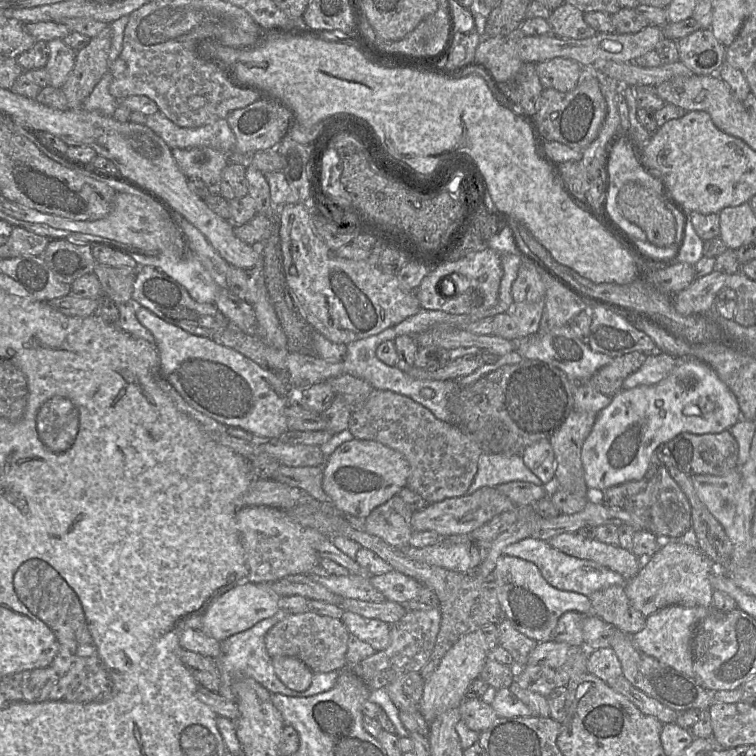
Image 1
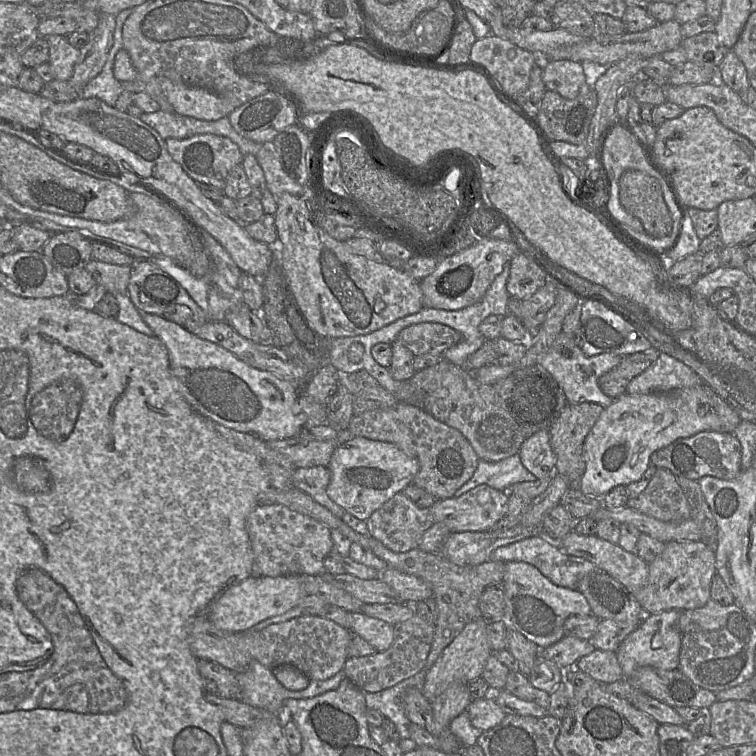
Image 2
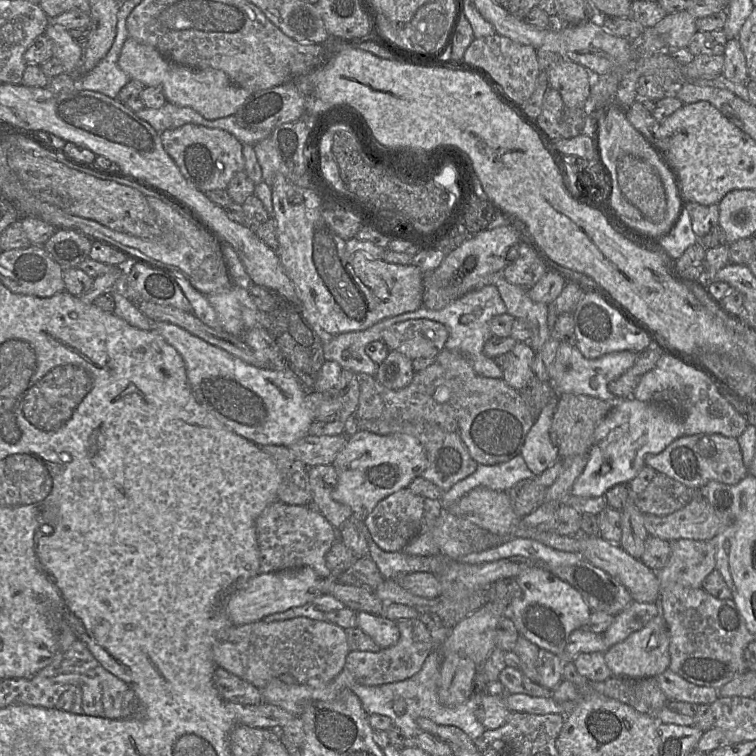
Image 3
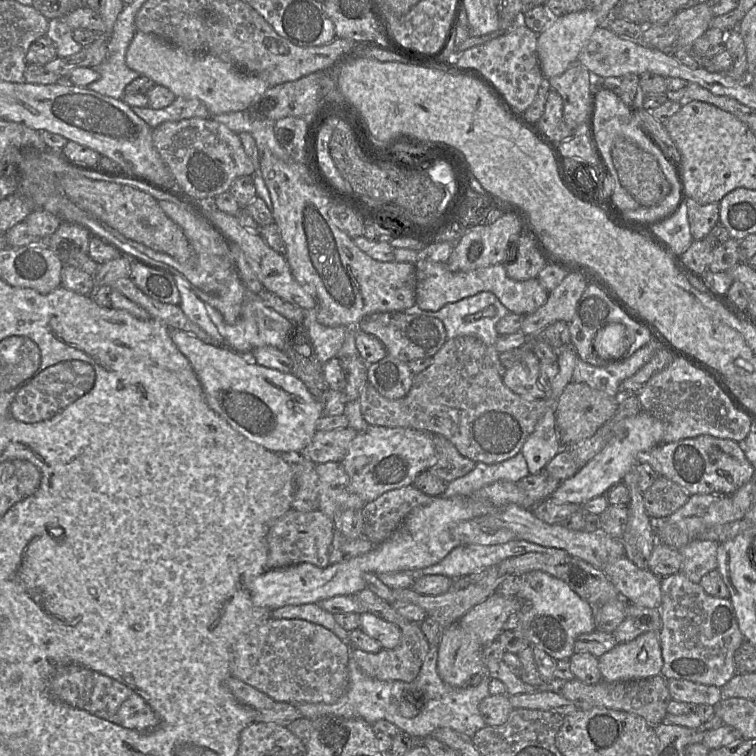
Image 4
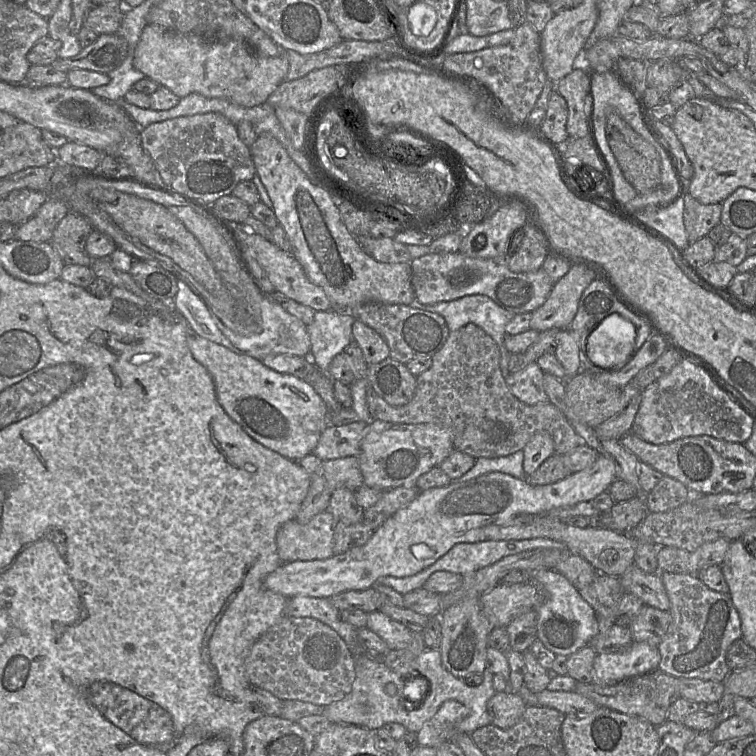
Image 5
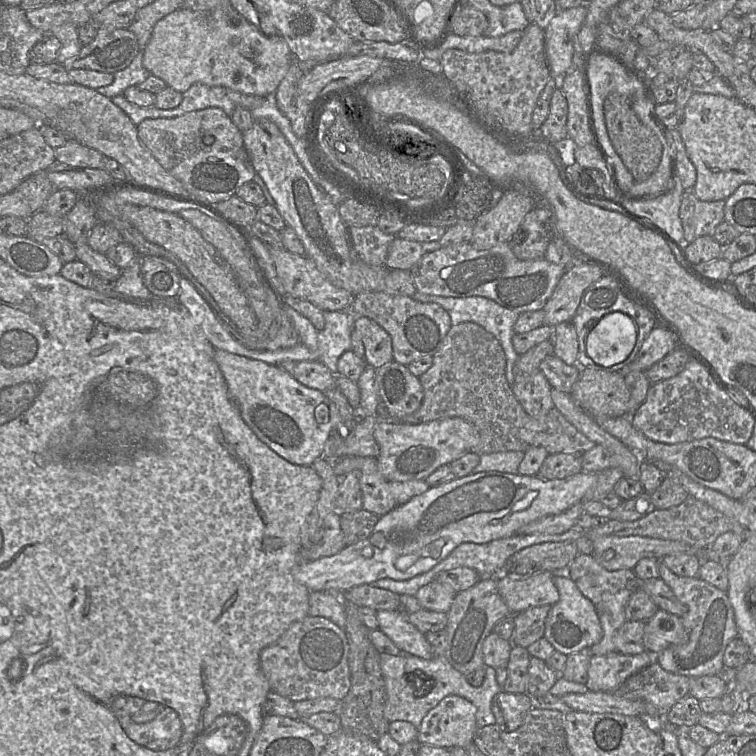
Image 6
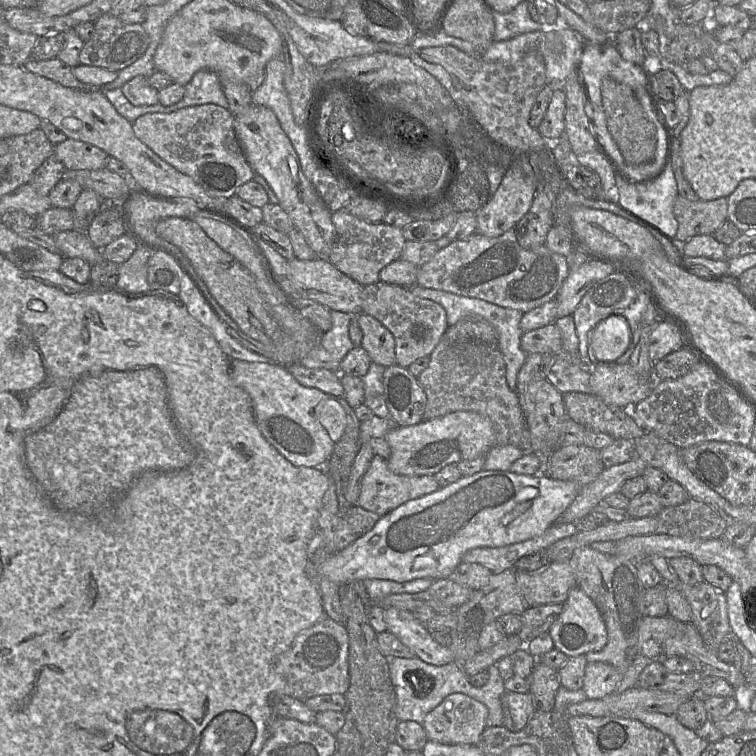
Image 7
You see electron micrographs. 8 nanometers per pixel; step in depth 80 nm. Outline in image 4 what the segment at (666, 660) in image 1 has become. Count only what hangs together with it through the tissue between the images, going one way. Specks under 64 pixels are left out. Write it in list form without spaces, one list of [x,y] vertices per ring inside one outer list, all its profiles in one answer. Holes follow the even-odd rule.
[[[645,632],[630,642],[618,643],[598,662],[602,681],[609,683],[660,675],[663,658],[659,632]]]

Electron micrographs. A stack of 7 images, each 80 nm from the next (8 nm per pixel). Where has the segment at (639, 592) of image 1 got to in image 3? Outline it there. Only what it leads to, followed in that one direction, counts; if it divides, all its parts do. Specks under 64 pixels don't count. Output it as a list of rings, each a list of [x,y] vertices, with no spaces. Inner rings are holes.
[[[679,539],[671,541],[671,555],[667,564],[660,570],[655,571],[659,579],[660,595],[661,589],[668,585],[681,584],[690,588],[701,588],[705,578],[716,568],[716,544],[714,539],[711,540],[693,540],[693,539]]]

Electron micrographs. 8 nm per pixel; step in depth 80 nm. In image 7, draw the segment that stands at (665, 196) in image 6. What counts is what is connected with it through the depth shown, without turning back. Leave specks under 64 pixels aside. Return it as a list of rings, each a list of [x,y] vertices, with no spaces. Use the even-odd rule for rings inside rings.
[[[672,162],[667,163],[663,172],[653,180],[632,182],[626,179],[620,172],[616,172],[615,181],[618,189],[617,200],[623,207],[657,226],[667,237],[675,237],[678,230],[678,222],[673,213],[673,205],[678,197],[678,190]]]

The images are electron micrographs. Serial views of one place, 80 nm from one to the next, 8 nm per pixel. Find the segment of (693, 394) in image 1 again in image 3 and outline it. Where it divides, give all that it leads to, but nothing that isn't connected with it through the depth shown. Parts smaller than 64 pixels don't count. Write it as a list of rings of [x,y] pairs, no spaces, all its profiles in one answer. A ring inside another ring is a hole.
[[[633,397],[618,399],[610,412],[597,425],[589,449],[588,462],[574,482],[570,494],[599,497],[620,483],[628,483],[646,465],[647,454],[662,452],[673,441],[683,436],[683,419],[668,405],[639,401]]]

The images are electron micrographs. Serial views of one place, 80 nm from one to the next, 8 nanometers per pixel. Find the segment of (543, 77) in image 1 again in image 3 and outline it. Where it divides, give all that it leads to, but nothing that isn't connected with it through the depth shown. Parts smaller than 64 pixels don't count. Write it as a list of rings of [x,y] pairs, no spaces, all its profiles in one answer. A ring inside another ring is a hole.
[[[561,59],[548,67],[548,82],[550,88],[560,93],[568,107],[583,107],[590,95],[591,85],[587,69],[569,59]]]

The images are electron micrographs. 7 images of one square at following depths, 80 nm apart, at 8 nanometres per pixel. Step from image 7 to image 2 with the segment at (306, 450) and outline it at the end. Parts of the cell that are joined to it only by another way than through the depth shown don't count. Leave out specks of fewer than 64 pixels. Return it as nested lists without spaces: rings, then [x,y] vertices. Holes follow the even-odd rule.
[[[142,313],[142,318],[167,348],[177,388],[197,413],[265,442],[294,438],[304,427],[304,415],[298,408],[302,387],[248,365],[225,348],[197,337],[174,322],[149,313]]]

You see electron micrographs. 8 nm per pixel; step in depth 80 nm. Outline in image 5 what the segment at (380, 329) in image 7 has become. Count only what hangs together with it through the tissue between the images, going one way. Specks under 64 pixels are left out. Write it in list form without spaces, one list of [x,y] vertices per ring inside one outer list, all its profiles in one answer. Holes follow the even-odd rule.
[[[355,320],[353,323],[352,341],[360,347],[368,365],[378,364],[389,358],[390,350],[382,336],[361,321]]]

